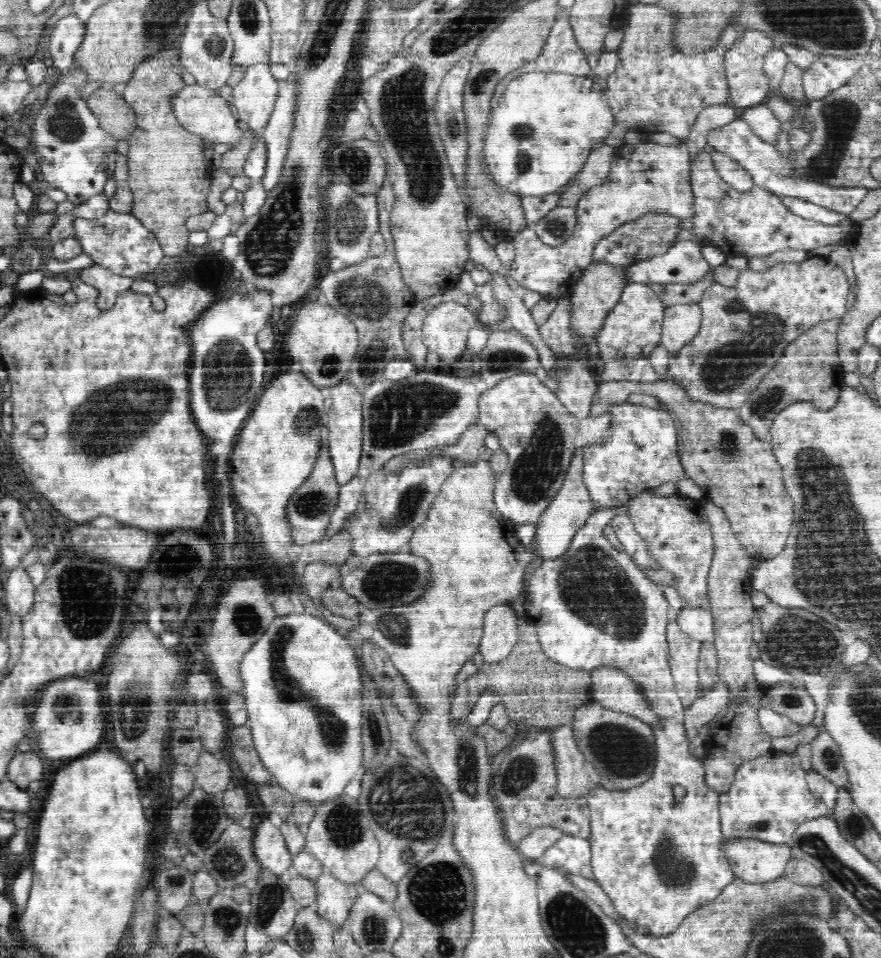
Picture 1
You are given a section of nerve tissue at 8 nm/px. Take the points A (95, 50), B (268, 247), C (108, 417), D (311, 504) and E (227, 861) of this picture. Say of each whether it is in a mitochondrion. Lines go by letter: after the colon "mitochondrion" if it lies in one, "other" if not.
A: other
B: mitochondrion
C: mitochondrion
D: mitochondrion
E: mitochondrion

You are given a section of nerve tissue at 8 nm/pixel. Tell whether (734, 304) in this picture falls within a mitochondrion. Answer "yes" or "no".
yes

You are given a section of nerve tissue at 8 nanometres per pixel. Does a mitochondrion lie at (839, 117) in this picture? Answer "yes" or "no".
yes

